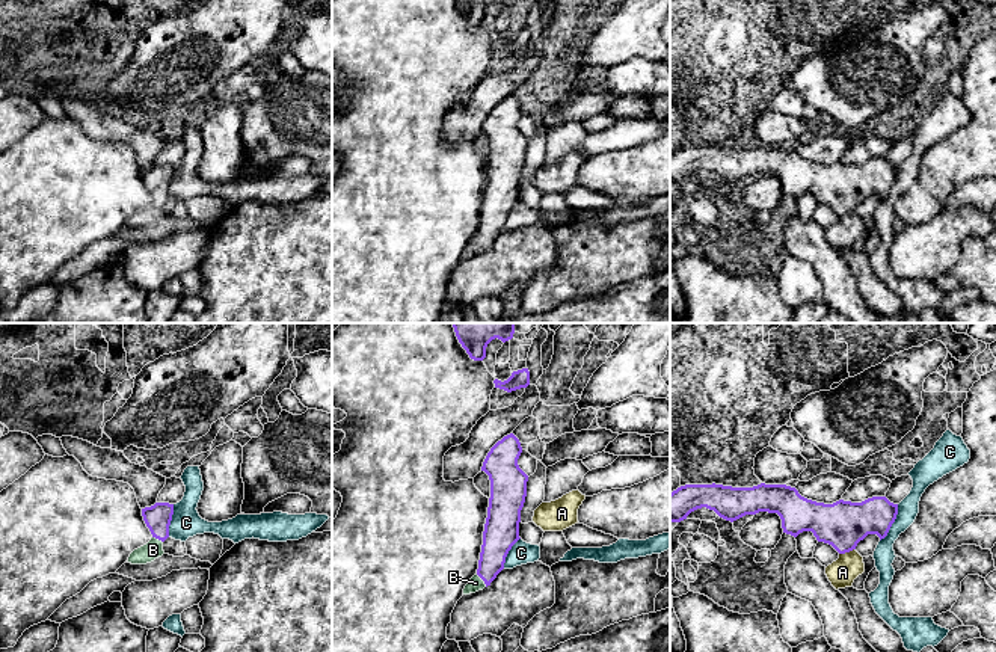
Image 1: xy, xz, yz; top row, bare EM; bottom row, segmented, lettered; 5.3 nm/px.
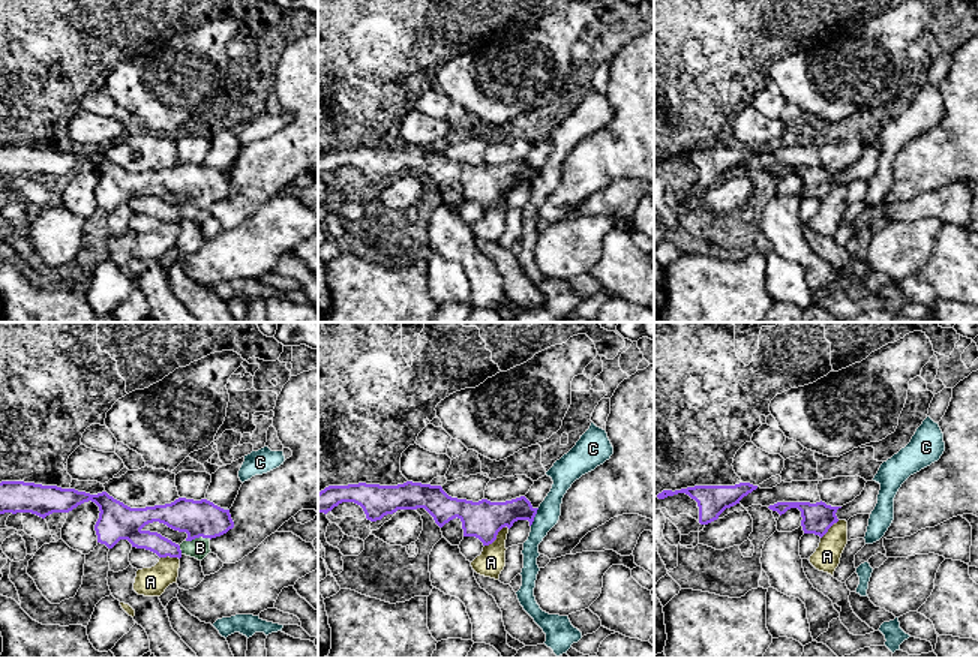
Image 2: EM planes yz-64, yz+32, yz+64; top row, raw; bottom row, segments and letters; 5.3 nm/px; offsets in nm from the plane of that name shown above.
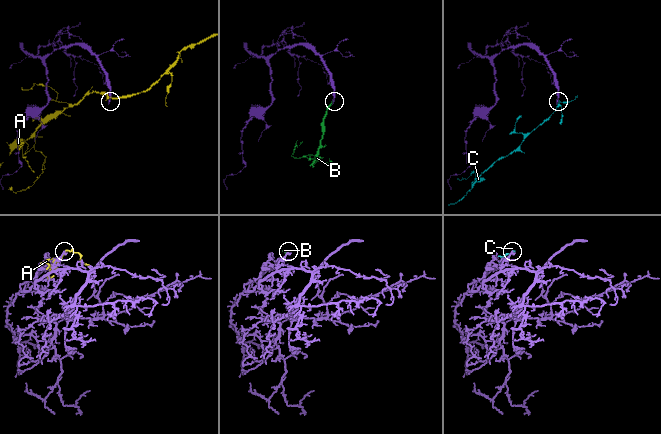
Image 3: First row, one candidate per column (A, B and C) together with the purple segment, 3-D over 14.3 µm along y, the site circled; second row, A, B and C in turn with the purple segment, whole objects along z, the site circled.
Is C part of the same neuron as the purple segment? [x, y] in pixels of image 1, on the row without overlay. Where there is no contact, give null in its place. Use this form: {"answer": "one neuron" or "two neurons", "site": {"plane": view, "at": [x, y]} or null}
{"answer": "two neurons", "site": {"plane": "yz", "at": [894, 183]}}

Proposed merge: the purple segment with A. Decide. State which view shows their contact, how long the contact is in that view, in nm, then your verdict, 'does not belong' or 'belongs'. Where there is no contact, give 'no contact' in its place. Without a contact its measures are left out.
meets purple in yz; contact 90 nm long; does not belong

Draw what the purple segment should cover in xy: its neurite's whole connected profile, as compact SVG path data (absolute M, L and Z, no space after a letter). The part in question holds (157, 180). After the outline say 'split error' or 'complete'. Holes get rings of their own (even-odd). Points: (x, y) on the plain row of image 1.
M155 165L151 169L142 171L142 178L149 190L152 199L151 202L134 211L130 219L128 225L131 226L146 226L154 223L155 220L164 216L163 204L169 199L169 187L174 177L174 166L169 165Z | split error

